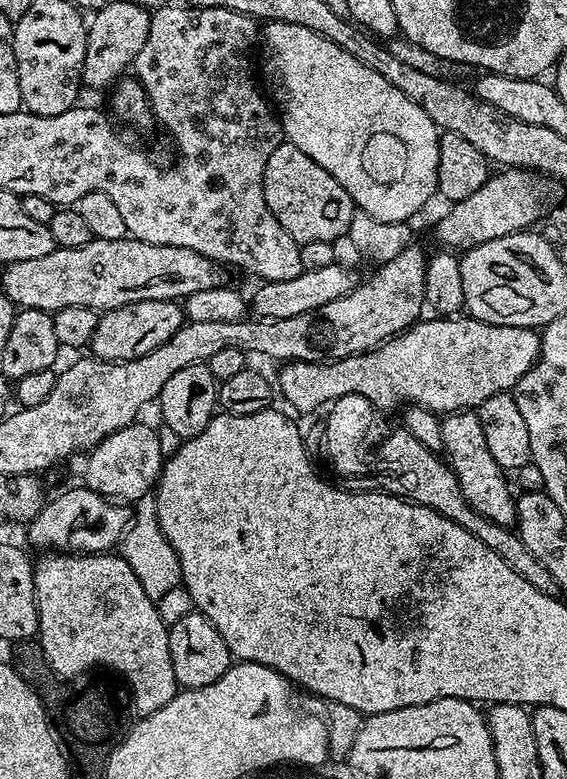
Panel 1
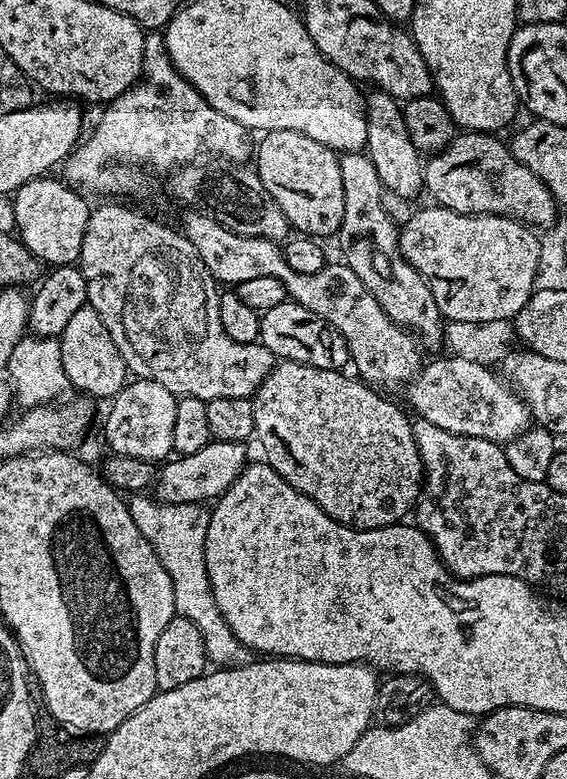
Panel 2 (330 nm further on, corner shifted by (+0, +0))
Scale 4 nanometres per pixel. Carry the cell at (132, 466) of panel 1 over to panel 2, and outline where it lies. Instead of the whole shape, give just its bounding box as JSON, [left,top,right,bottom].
[104,379,178,462]

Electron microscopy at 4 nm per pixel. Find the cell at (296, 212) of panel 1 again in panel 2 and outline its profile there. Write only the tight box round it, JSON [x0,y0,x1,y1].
[254,130,344,238]

